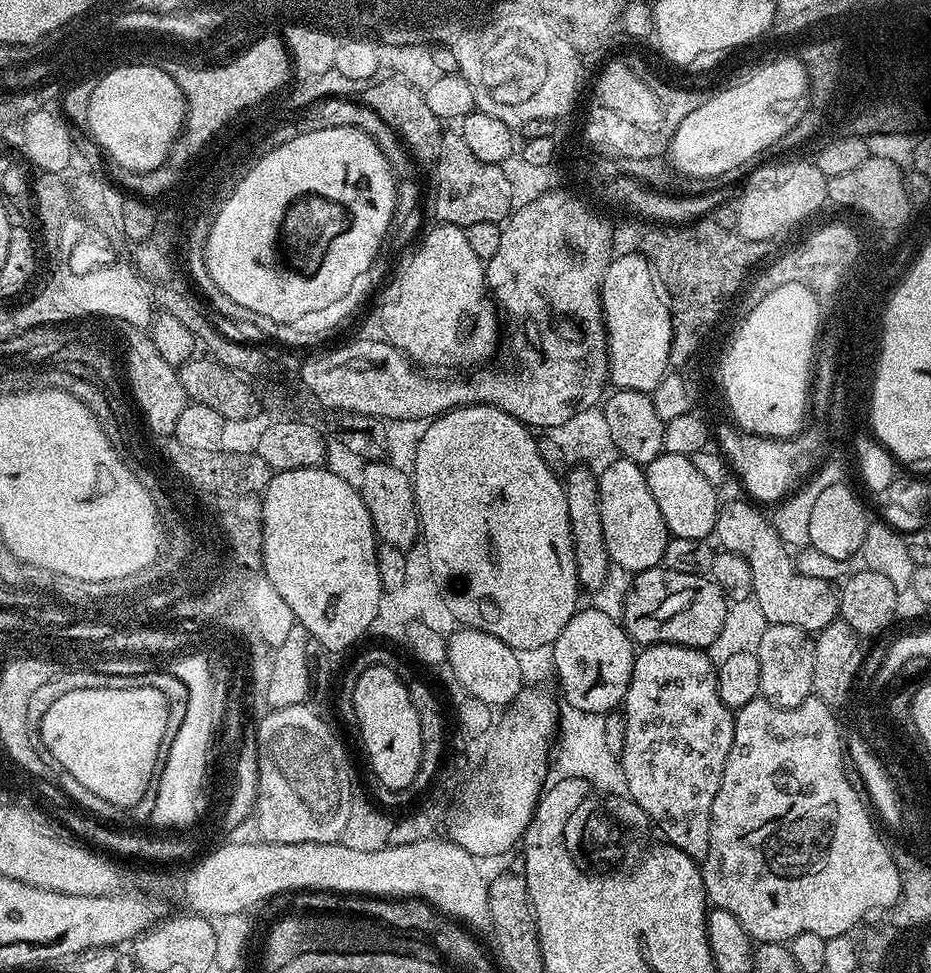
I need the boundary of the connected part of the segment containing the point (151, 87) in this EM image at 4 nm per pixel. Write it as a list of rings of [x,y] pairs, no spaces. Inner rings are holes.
[[[120,64],[111,70],[113,72],[105,71],[98,79],[93,97],[90,98],[86,127],[118,167],[141,174],[153,172],[169,158],[169,152],[184,127],[186,109],[182,90],[176,85],[174,78],[160,76],[160,72],[155,72],[152,68],[125,68]]]

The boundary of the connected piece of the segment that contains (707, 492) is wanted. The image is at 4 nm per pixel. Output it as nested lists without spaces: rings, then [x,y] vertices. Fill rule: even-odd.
[[[663,451],[658,458],[654,458],[647,464],[646,475],[650,486],[650,494],[654,494],[654,502],[658,502],[658,510],[662,510],[662,518],[672,536],[708,540],[715,533],[718,488],[711,485],[706,478],[702,478],[700,471],[691,461],[690,455],[672,454]]]

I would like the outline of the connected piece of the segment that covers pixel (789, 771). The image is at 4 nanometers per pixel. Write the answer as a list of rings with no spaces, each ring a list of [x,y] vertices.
[[[813,694],[793,708],[783,708],[757,698],[746,702],[746,706],[735,709],[734,715],[734,742],[726,758],[726,770],[722,770],[722,786],[718,786],[718,794],[714,794],[710,818],[710,850],[702,862],[704,893],[708,896],[709,905],[734,914],[734,918],[742,922],[753,941],[760,944],[783,944],[792,941],[798,934],[822,934],[825,938],[842,936],[851,933],[851,928],[859,920],[866,919],[871,912],[891,909],[900,899],[899,868],[895,864],[891,847],[887,843],[884,845],[885,837],[876,833],[877,825],[868,823],[861,789],[848,781],[848,772],[844,769],[846,740],[843,735],[840,737],[840,724],[836,721],[837,713],[833,708]]]

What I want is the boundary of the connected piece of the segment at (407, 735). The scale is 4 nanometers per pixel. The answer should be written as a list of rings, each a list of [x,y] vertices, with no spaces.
[[[368,664],[350,689],[356,715],[355,727],[360,728],[360,744],[364,747],[364,756],[376,775],[376,780],[384,788],[392,792],[411,789],[414,778],[418,774],[418,766],[422,762],[422,726],[418,726],[418,710],[414,710],[414,702],[408,693],[407,683],[392,668],[384,664]]]

